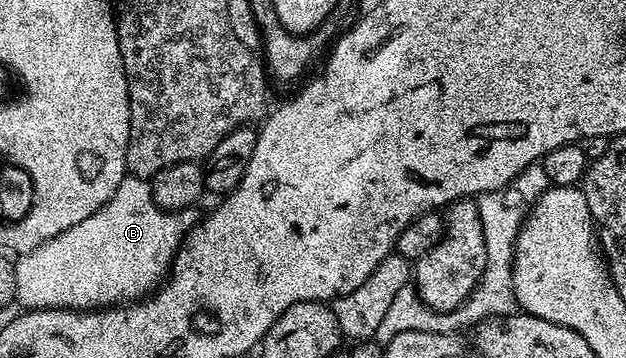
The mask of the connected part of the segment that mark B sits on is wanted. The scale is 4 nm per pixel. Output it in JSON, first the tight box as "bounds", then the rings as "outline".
{"bounds":[17,174,200,311],"outline":[[[126,174],[124,181],[120,181],[120,189],[116,189],[116,193],[112,193],[110,200],[96,209],[92,217],[84,217],[80,225],[72,225],[72,229],[17,256],[17,302],[23,303],[21,306],[26,309],[68,307],[72,311],[89,311],[149,296],[169,272],[182,238],[199,222],[200,215],[196,212],[194,207],[185,207],[183,211],[166,211],[158,207],[152,197],[149,182],[139,175]]]}

